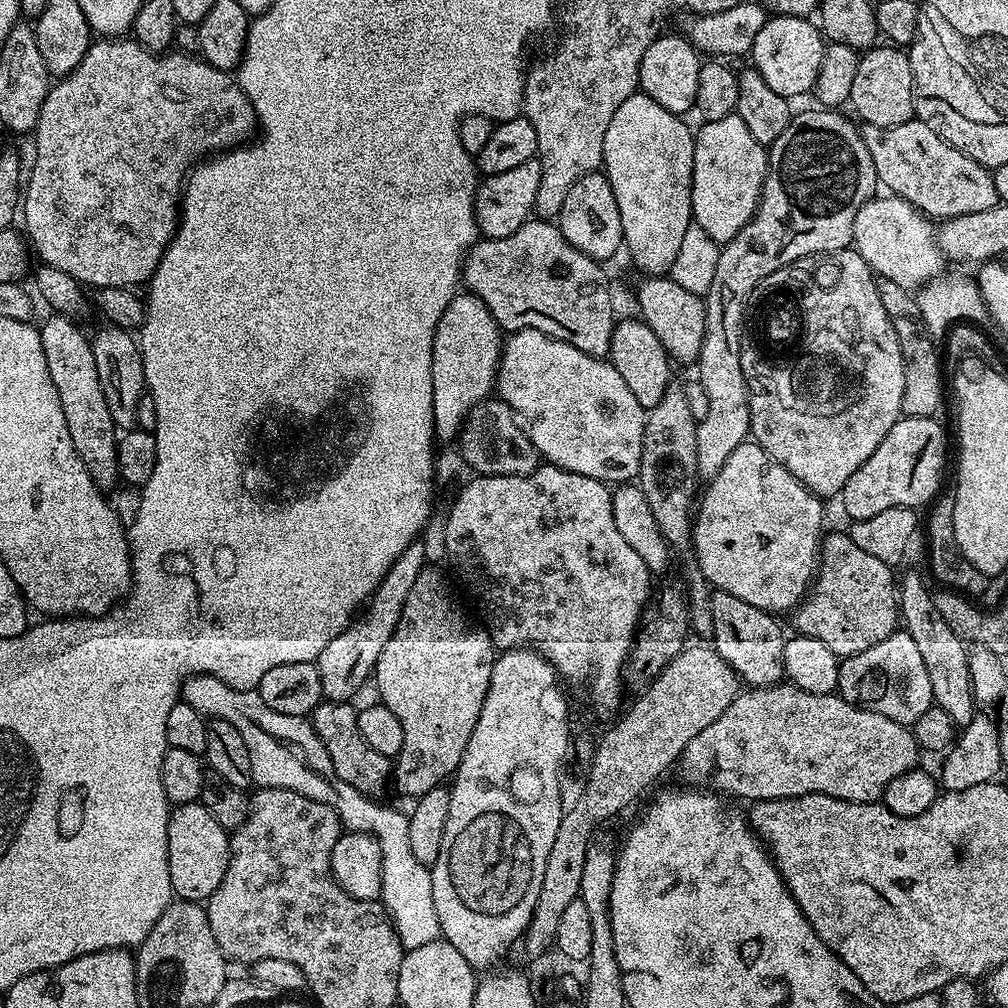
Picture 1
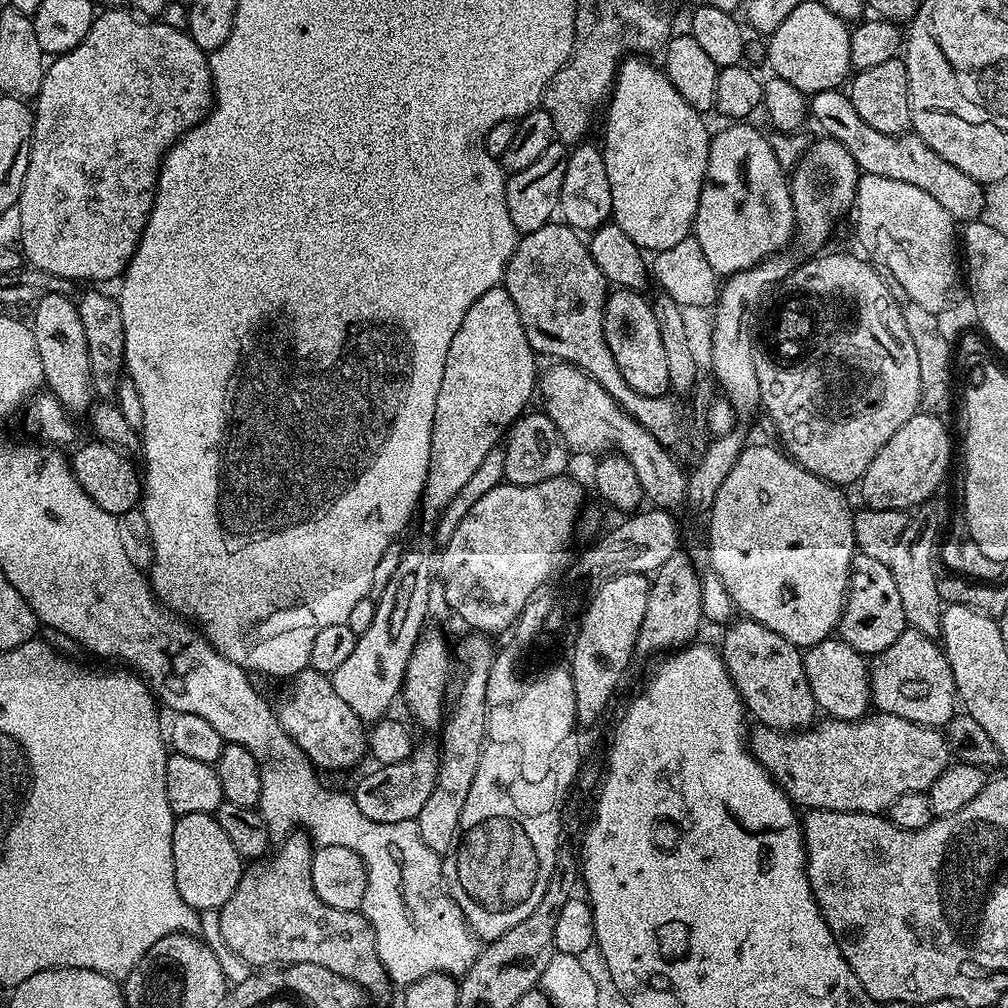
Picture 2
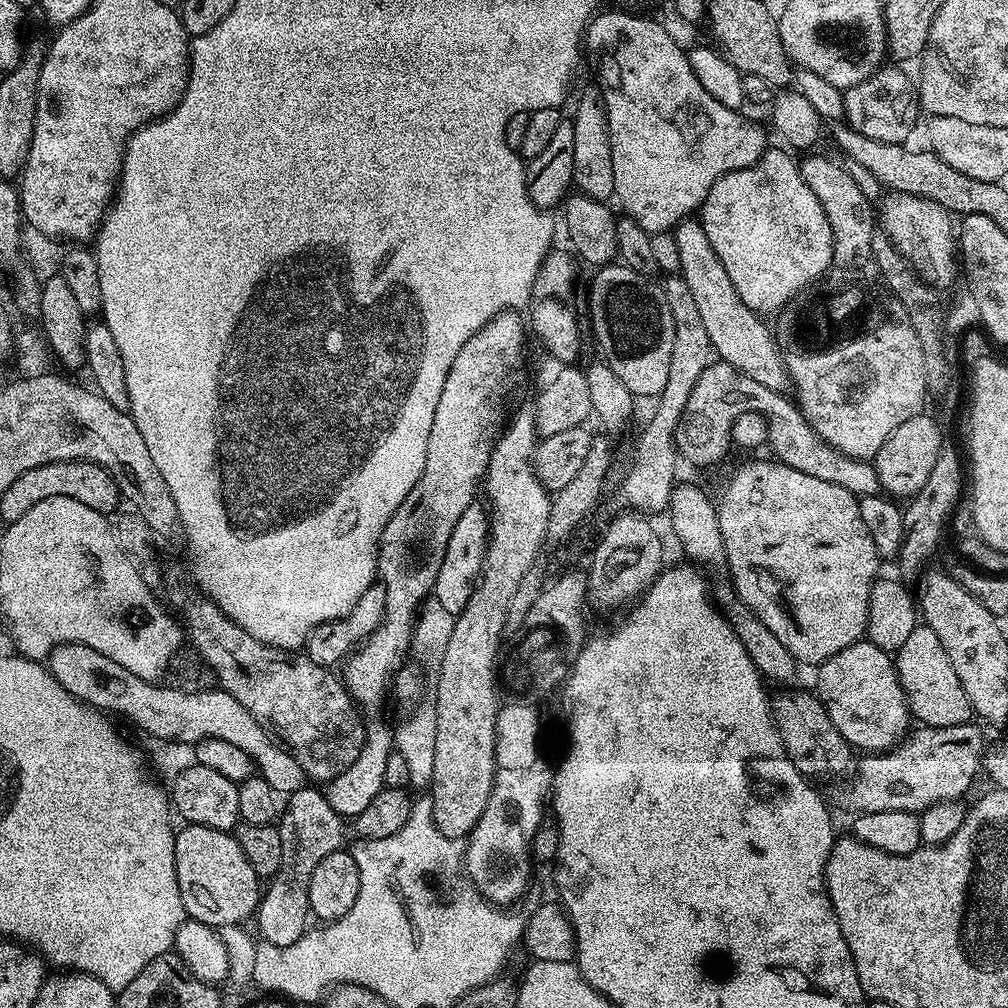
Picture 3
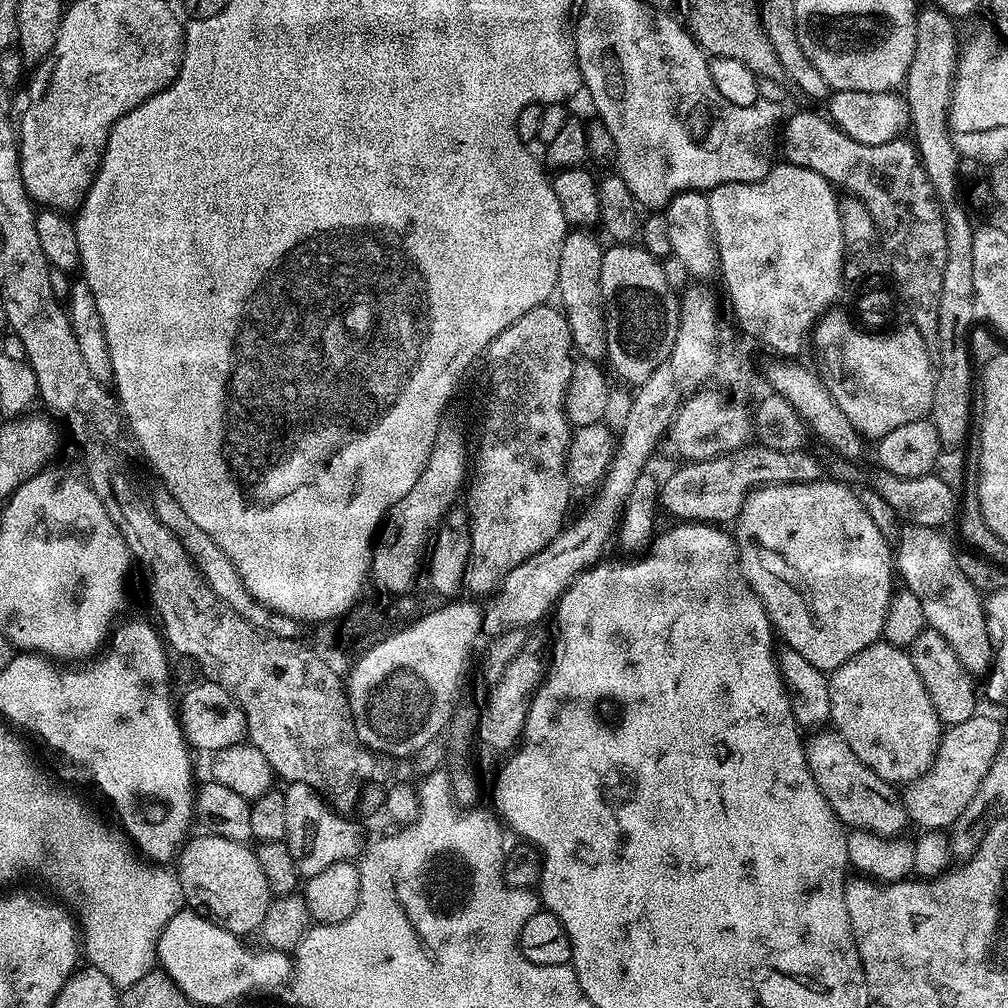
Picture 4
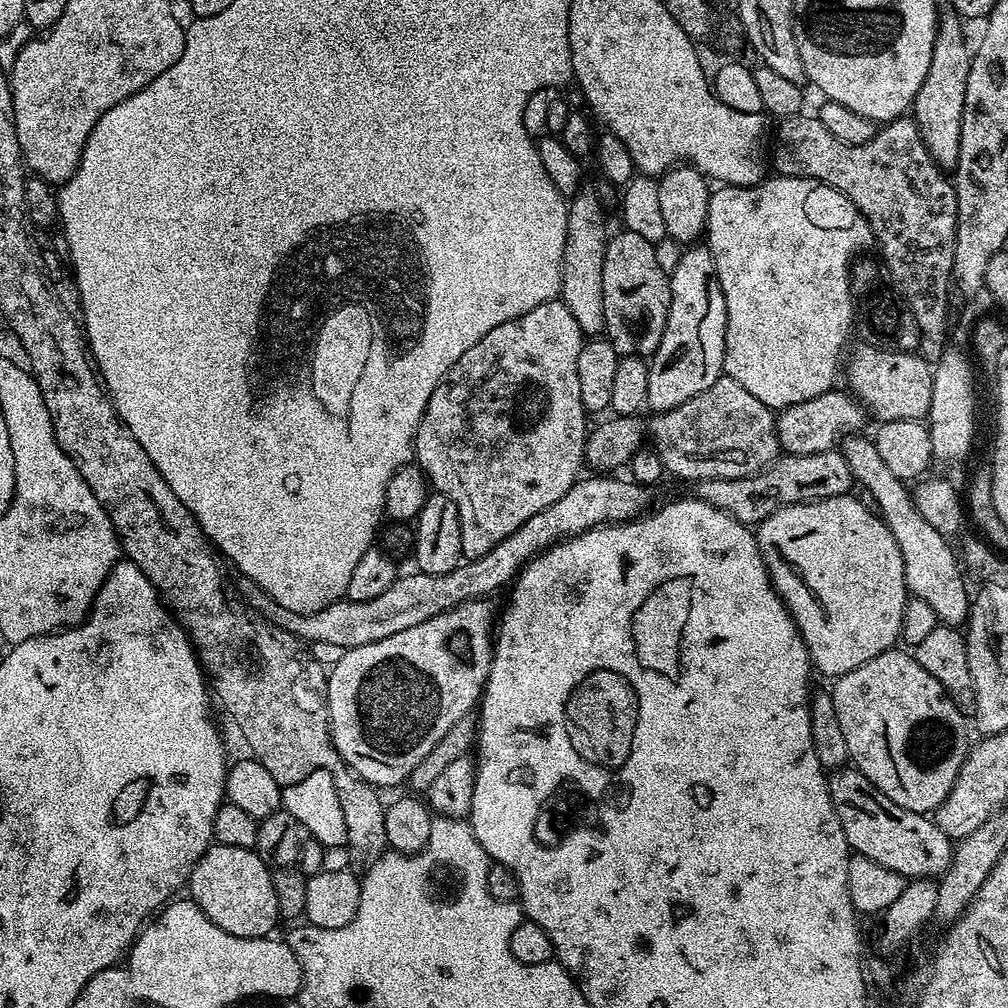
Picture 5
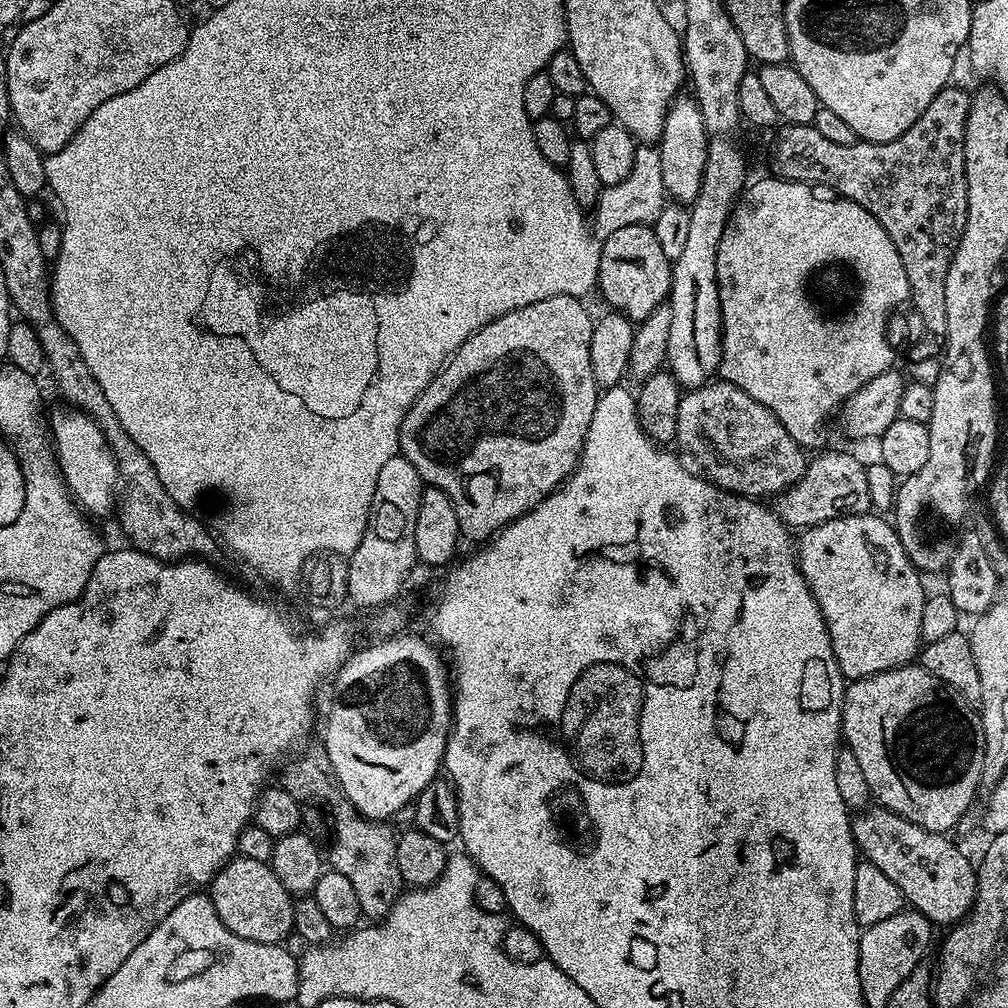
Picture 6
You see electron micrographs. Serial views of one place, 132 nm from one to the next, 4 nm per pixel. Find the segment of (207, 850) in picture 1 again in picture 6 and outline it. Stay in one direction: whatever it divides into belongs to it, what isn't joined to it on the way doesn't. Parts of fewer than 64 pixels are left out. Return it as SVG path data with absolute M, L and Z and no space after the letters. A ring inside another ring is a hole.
M239 854L233 856L212 880L210 895L214 902L214 910L218 910L218 918L222 918L222 926L238 934L238 938L246 938L250 942L262 942L263 944L280 944L288 935L290 937L293 935L294 897L286 890L286 886L282 886L282 882L278 882L271 863L254 862L254 858L246 858Z

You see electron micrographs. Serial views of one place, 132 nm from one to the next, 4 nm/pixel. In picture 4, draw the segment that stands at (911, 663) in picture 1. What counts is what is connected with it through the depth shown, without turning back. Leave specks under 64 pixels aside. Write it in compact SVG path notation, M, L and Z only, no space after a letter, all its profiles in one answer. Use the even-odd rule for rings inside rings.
M927 626L914 638L914 642L907 648L910 662L914 664L914 670L918 670L918 678L922 680L922 686L926 688L926 694L930 696L930 702L941 725L951 726L958 722L966 722L966 718L977 715L976 688L973 677L958 662L958 654L950 647L950 642L938 634L938 630Z

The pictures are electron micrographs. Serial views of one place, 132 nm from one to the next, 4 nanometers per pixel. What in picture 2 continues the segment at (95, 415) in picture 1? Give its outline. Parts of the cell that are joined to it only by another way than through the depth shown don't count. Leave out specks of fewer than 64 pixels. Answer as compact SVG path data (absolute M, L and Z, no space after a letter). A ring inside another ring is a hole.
M48 294L38 300L34 306L36 349L42 359L44 384L47 391L59 398L59 402L69 415L84 415L94 402L92 379L90 378L89 351L86 347L86 334L82 327L81 316L77 313L76 303L71 297L60 294Z

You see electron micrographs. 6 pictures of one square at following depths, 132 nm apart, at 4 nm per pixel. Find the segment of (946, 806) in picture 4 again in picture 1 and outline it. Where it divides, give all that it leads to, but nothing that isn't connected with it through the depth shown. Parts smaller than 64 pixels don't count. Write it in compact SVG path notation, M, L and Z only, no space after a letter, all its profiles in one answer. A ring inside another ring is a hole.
M781 682L772 685L771 688L753 688L741 691L739 696L706 726L706 730L700 731L695 738L690 738L686 742L686 750L680 755L678 769L680 776L685 780L685 785L695 786L697 789L704 790L709 786L711 791L717 794L728 796L745 796L748 802L757 800L781 800L782 798L794 798L795 796L805 796L806 794L826 794L830 798L838 798L846 802L858 802L859 804L875 804L881 799L890 782L898 778L898 774L906 774L912 768L917 767L916 760L922 756L921 749L918 747L916 737L905 725L894 722L882 714L874 714L870 710L862 710L850 702L846 702L839 694L827 696L826 694L810 694L806 690L796 688L793 684Z

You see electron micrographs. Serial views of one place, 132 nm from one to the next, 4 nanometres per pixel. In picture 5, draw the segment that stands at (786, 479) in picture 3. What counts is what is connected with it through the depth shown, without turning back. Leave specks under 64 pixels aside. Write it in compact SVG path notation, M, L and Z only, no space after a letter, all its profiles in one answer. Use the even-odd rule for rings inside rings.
M852 494L814 500L811 504L787 504L770 514L755 529L756 541L776 592L784 600L806 642L812 667L829 678L850 674L862 662L878 658L888 648L897 647L902 616L910 599L904 577L902 550L894 542L879 515L871 513Z

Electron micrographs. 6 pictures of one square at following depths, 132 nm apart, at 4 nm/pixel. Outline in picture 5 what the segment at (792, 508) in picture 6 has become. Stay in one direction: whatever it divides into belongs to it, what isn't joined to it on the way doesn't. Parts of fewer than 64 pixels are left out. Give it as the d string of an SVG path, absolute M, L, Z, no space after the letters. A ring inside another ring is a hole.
M833 450L805 456L785 455L777 459L771 468L764 469L757 476L737 480L730 478L702 480L695 485L695 488L695 499L730 514L743 524L759 526L766 517L780 508L785 508L787 504L811 504L814 500L847 496L853 491L854 481L843 451Z

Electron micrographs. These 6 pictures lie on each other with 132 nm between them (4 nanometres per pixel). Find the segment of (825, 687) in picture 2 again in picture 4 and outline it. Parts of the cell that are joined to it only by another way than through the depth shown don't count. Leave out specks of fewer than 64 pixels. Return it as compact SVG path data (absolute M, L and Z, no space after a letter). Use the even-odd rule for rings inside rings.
M881 638L838 666L828 676L828 685L831 727L840 733L840 737L847 742L850 750L854 750L854 754L858 754L862 763L878 774L878 778L893 786L904 786L916 780L932 764L936 747L940 744L942 725L930 696L926 694L926 688L922 686L922 680L918 678L918 670L914 670L914 664L910 662L905 649L888 644Z

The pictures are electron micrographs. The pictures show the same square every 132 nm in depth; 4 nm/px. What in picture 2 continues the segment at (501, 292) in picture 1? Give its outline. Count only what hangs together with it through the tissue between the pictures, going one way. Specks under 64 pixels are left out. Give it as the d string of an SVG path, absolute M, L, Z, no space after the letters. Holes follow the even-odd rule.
M550 222L538 230L523 233L504 269L502 287L510 294L514 310L518 310L522 330L526 330L533 352L581 368L659 444L673 446L679 442L680 412L672 398L638 394L622 378L622 370L618 370L614 354L606 346L602 318L610 285L602 270L598 270L581 233L563 222Z

